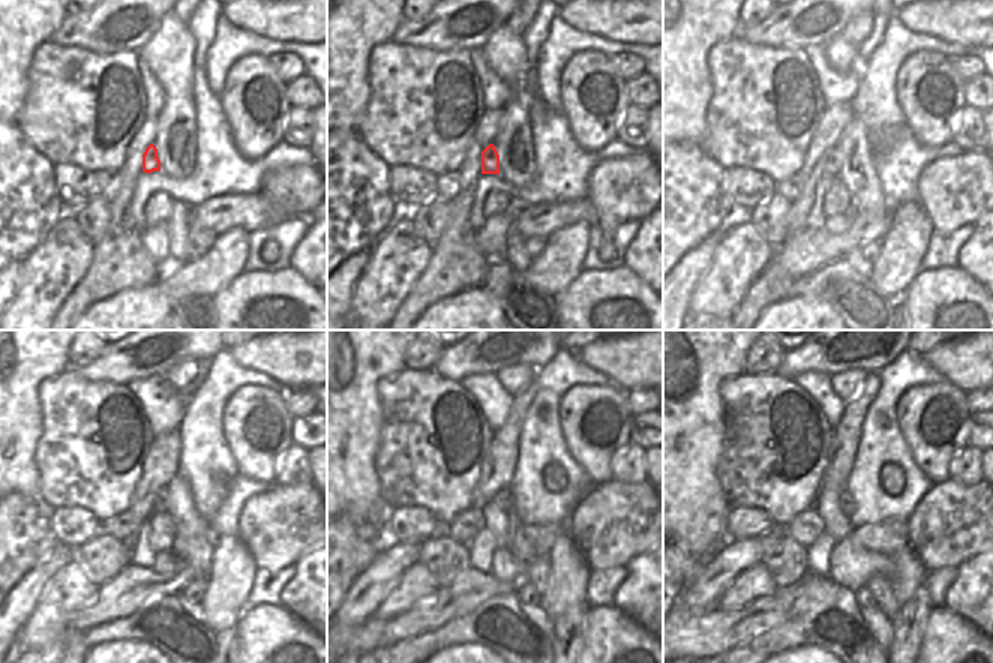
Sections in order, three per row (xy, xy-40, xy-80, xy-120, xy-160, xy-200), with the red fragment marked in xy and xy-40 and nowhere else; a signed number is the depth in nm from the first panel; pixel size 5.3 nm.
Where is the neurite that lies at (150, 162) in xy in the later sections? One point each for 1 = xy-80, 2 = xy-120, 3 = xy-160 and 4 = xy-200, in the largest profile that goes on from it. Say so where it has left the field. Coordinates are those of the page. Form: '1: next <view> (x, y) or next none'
1: next xy-80 (831, 161)
2: next xy-120 (161, 498)
3: next xy-160 (504, 497)
4: next xy-200 (845, 500)

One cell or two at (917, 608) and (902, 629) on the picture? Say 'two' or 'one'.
one

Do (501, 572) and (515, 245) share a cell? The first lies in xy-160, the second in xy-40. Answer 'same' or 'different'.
different

